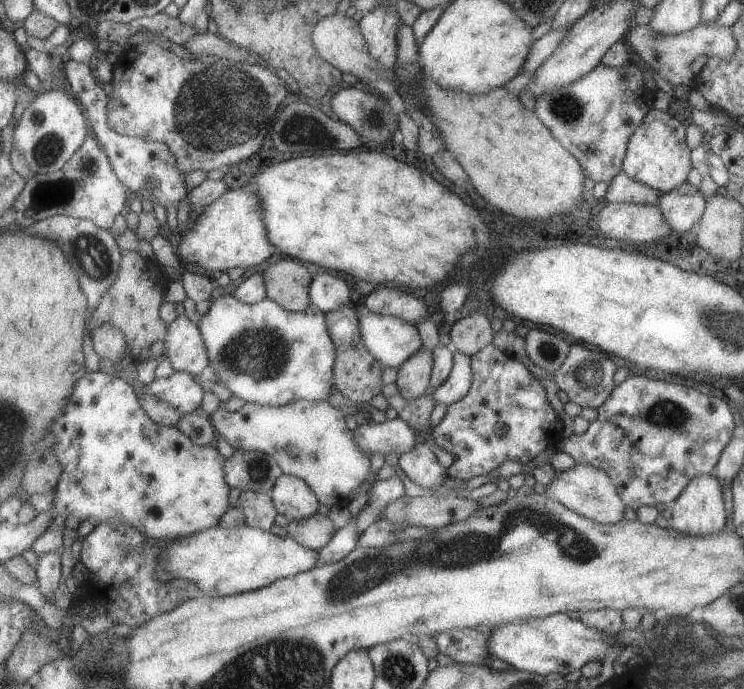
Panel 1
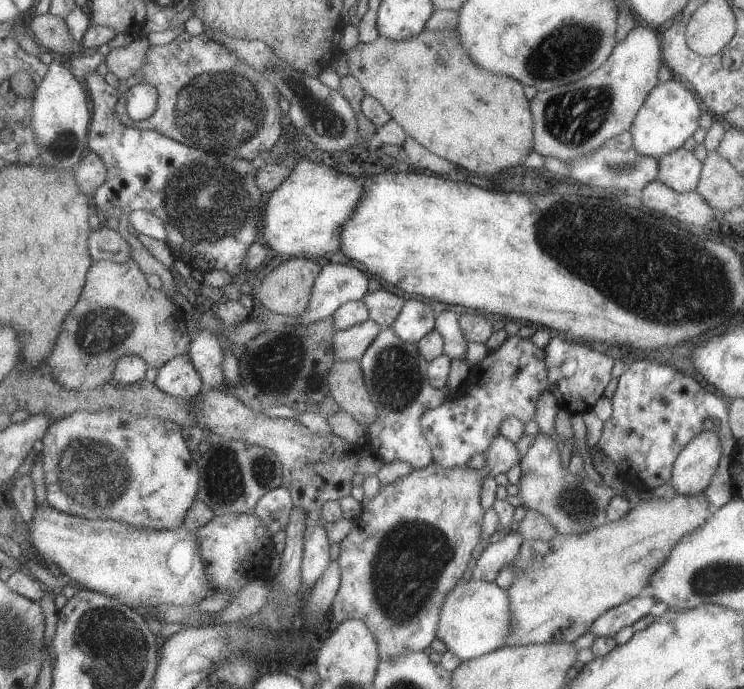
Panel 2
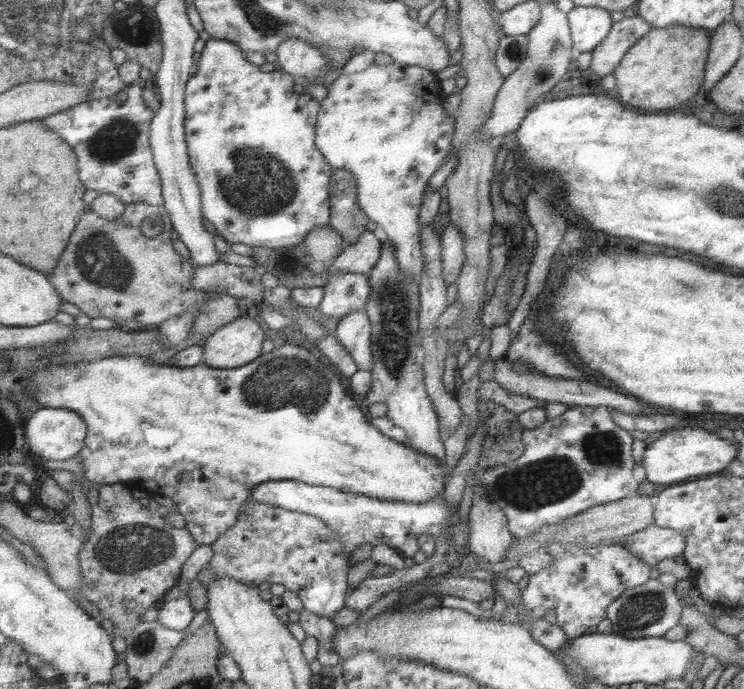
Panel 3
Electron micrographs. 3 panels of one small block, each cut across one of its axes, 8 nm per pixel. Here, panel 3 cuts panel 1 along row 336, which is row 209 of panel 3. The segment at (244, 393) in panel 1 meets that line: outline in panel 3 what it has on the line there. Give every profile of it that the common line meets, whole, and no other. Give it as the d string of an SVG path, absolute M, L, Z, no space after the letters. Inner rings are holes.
M211 38L205 42L205 47L196 64L196 71L188 82L186 89L186 136L188 139L190 164L202 188L202 203L206 220L214 225L217 234L229 244L242 243L251 248L255 246L281 249L295 248L295 246L303 244L303 240L315 228L329 226L332 221L330 184L334 169L316 144L316 129L322 102L317 102L312 94L297 92L295 83L295 78L293 78L292 74L278 67L270 73L263 72L259 65L257 66L247 60L247 56L237 43L216 38Z

